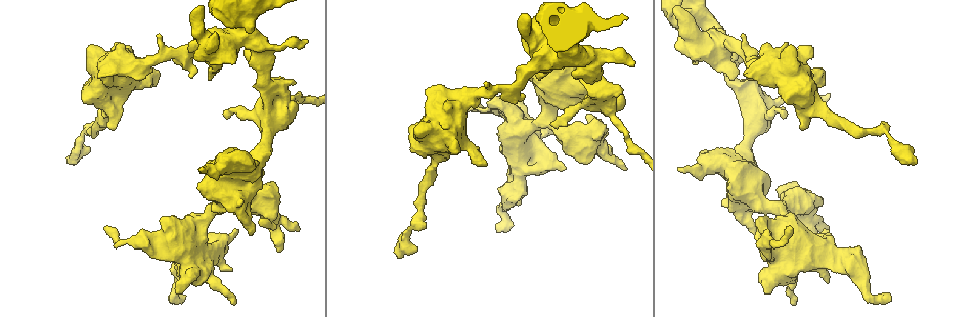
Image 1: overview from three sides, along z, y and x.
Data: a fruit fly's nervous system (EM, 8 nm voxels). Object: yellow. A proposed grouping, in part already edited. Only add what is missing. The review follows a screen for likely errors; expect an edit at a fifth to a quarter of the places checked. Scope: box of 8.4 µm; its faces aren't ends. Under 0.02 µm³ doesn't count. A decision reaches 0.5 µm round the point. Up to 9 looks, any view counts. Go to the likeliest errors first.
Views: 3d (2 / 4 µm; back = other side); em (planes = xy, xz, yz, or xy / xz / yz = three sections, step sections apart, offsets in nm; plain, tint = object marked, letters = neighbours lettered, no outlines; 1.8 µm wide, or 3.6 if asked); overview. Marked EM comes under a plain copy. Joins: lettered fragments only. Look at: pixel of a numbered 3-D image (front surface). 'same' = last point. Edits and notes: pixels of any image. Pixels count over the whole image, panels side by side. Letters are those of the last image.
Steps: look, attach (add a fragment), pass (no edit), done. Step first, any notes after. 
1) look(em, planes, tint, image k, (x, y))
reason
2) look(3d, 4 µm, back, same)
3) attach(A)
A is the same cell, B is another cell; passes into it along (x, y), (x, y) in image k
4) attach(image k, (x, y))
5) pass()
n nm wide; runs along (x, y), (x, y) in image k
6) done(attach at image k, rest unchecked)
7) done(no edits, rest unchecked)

look(em, planes, tint, image 1, (760, 104))
sudden change in width

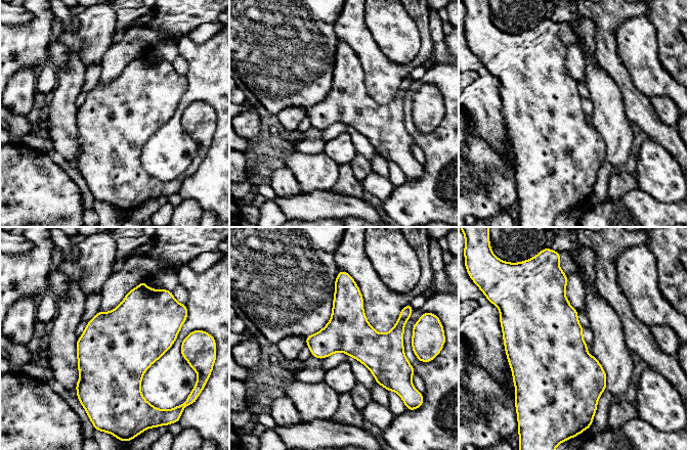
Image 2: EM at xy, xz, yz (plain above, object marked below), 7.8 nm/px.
look(em, planes, letters, same)
see the neighbours

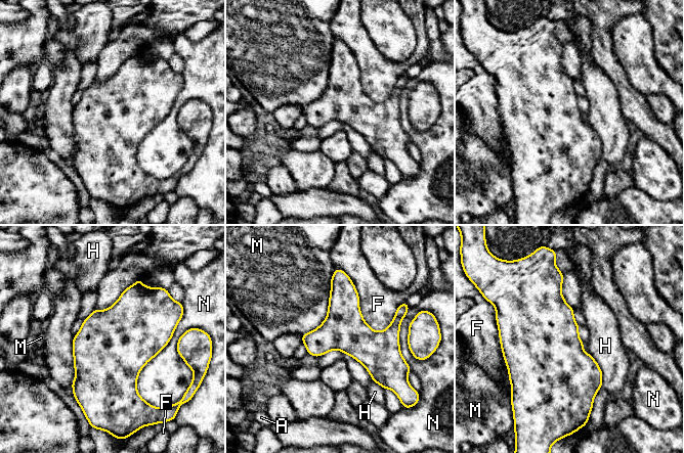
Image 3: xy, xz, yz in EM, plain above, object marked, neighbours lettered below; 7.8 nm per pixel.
pass()
A, F, H, M and N are other cells; border along (589, 354), (601, 371), (601, 387) in image 3; none of them fits

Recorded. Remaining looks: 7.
look(3d, 2 µm, image 1, (520, 193))
sharp bend

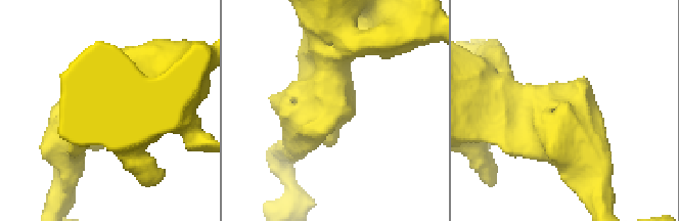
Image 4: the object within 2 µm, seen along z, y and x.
look(em, planes, tint, image 4, (335, 114))
arms of 220, 240 nm; now the EM

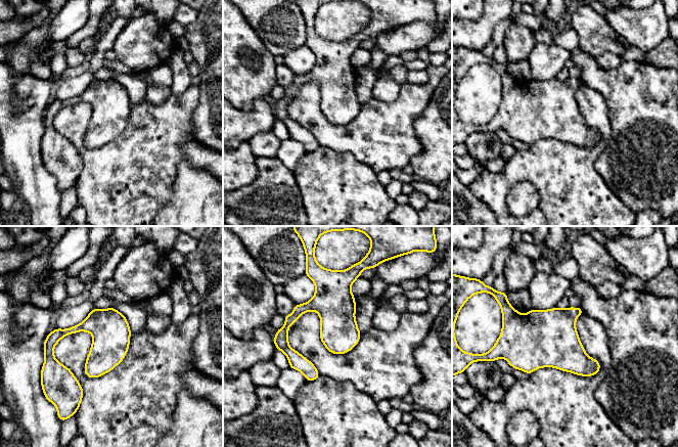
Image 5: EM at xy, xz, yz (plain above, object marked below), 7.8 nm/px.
look(em, planes, letters, same)
see the neighbours

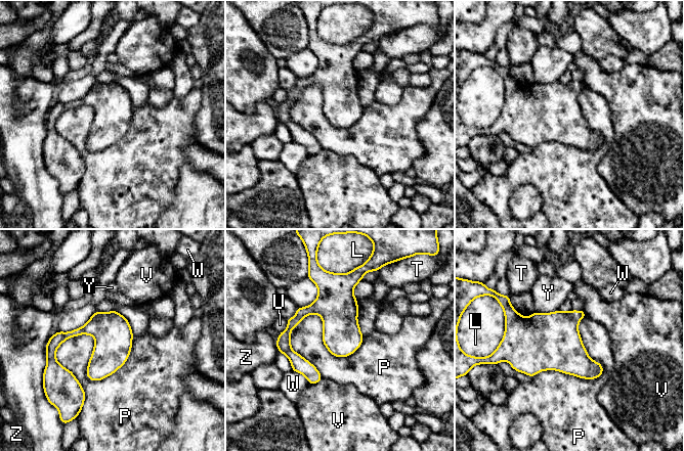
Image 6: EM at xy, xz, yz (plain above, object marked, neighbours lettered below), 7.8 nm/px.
pass()
L, P, T, U, V, W, Y and Z are other cells; runs along (335, 282), (286, 334), (311, 380) in image 6; no lettered fragment goes on from it

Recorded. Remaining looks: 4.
look(3d, 4 µm, image 1, (823, 85))
branch stops here

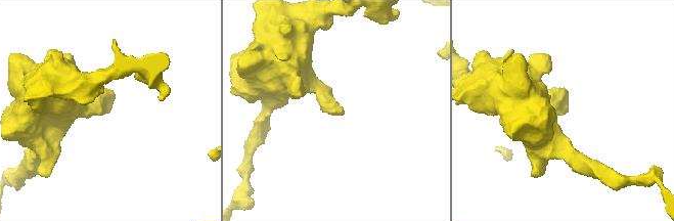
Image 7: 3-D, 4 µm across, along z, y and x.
look(em, planes, letters, image 7, (341, 114))
now the EM

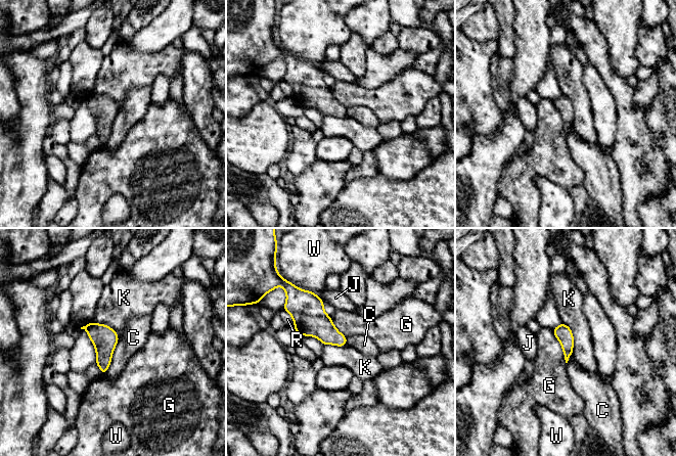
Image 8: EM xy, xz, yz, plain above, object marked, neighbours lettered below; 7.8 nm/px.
pass()
C touches over 300 nm; C, G, J, K, R and W are other cells; border along (562, 322), (571, 330), (573, 352) in image 8; no lettered fragment goes on from it

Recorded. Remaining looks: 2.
look(em, planes, letters, image 1, (104, 227))
branch stops here

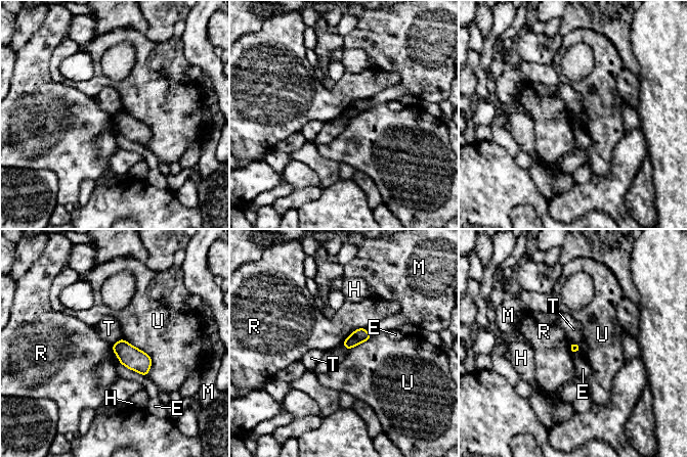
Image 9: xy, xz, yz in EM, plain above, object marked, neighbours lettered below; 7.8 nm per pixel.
pass()
E, H, M, R, T and U are other cells; border along (121, 337), (113, 345) in image 9; none of them fits

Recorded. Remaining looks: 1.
done(no edits, rest unchecked)

